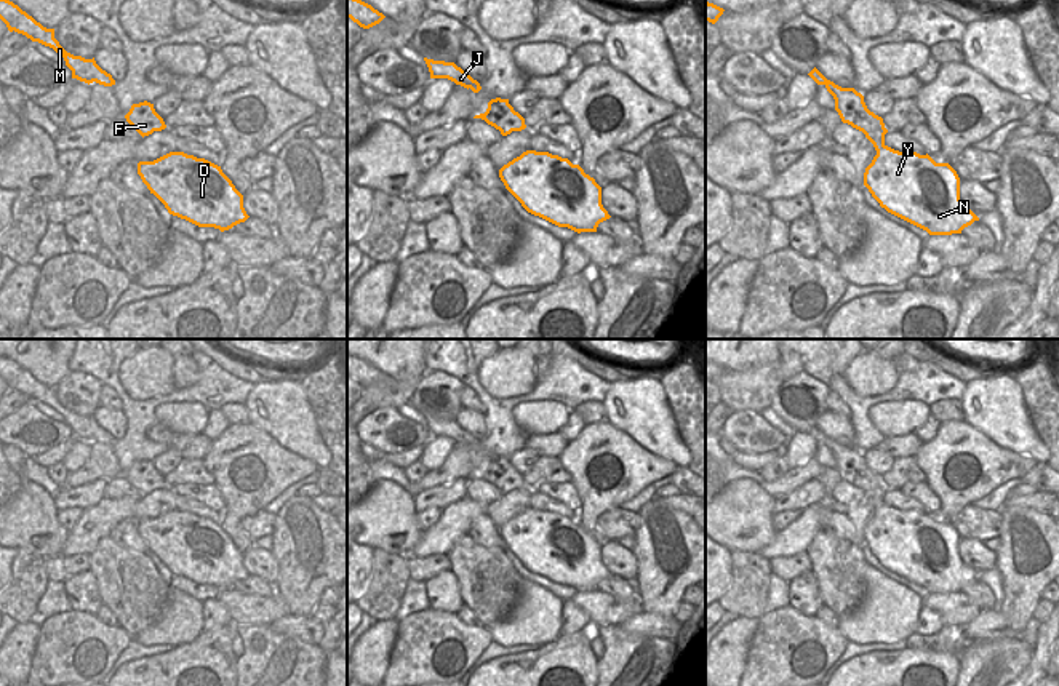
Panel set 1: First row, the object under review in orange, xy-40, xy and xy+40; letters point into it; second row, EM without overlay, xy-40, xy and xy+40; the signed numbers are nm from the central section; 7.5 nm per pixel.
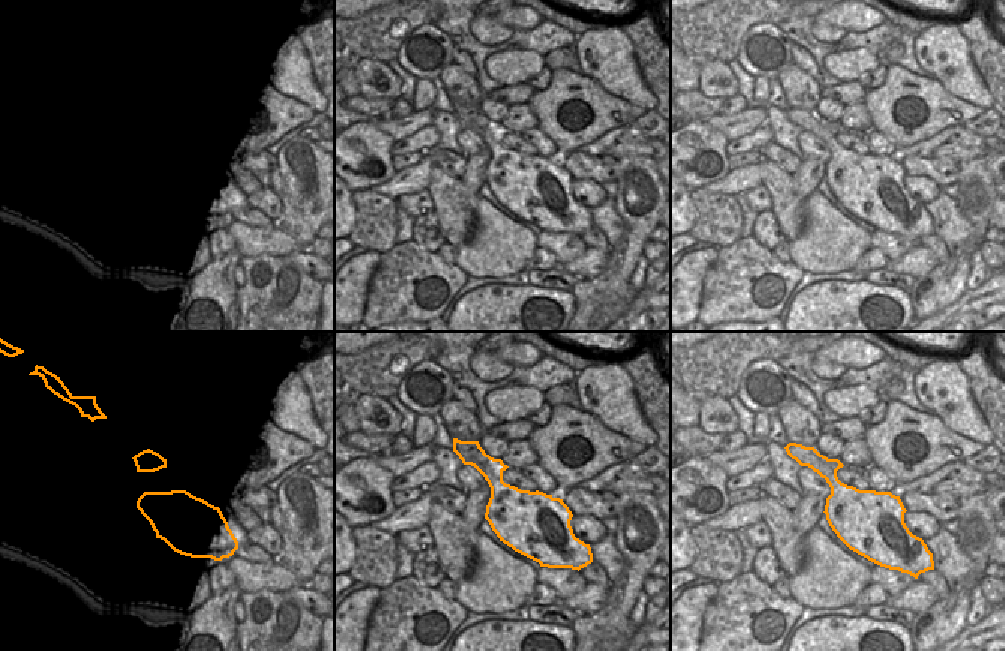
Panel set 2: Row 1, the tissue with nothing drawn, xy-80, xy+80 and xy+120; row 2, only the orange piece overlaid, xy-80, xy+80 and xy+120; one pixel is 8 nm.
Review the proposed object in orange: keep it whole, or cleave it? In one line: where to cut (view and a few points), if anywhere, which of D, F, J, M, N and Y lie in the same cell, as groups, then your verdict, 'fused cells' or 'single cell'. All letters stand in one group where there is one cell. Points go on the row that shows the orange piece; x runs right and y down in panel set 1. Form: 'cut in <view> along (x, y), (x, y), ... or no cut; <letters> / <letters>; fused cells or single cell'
cut in xy+40 along (823, 83), (834, 83); D F N Y / J M; fused cells

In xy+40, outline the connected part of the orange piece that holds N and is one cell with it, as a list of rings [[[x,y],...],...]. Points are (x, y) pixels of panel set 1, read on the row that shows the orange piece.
[[[824,83],[835,99],[835,110],[843,123],[862,131],[873,144],[877,155],[865,168],[864,185],[888,213],[926,230],[929,235],[952,235],[971,225],[979,217],[960,200],[960,177],[949,163],[936,163],[928,154],[899,152],[885,144],[883,118],[870,112],[864,96],[854,88]]]

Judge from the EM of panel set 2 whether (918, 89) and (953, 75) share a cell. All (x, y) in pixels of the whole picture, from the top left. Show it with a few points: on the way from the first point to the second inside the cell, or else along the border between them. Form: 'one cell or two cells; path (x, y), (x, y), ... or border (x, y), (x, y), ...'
two cells; border (930, 75), (951, 93), (969, 101)

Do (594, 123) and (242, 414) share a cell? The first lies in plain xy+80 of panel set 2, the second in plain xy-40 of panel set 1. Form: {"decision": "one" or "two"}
{"decision": "two"}

